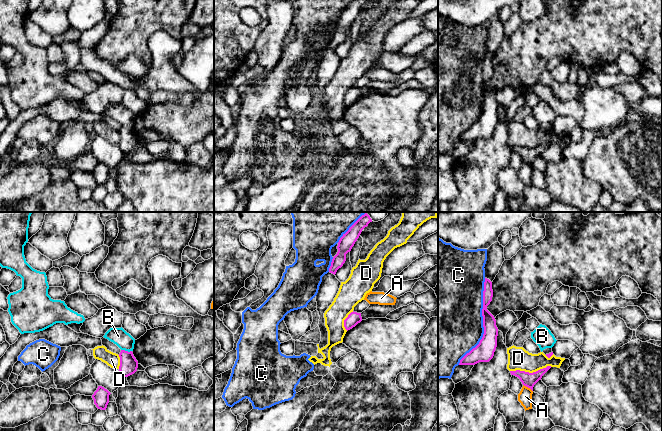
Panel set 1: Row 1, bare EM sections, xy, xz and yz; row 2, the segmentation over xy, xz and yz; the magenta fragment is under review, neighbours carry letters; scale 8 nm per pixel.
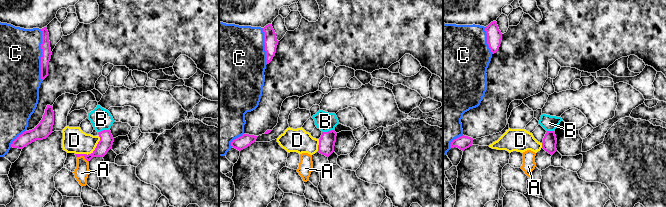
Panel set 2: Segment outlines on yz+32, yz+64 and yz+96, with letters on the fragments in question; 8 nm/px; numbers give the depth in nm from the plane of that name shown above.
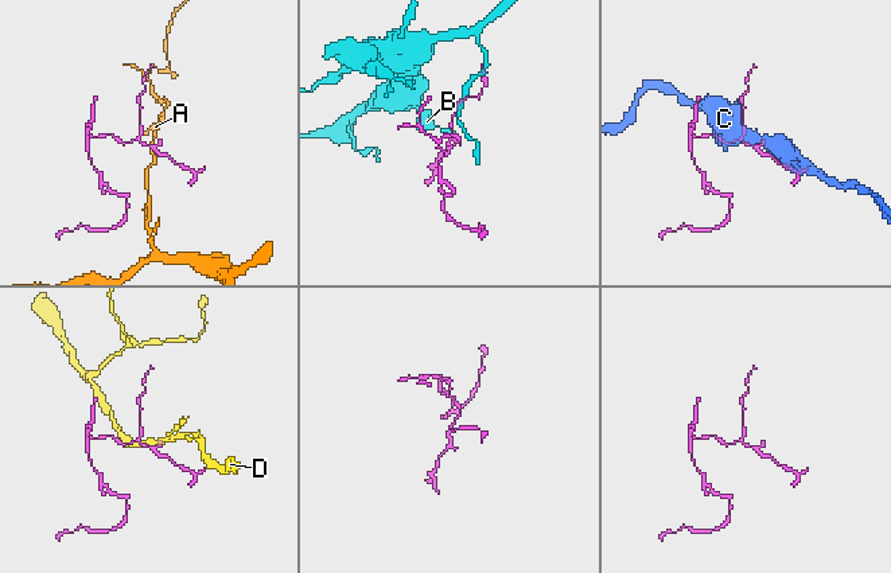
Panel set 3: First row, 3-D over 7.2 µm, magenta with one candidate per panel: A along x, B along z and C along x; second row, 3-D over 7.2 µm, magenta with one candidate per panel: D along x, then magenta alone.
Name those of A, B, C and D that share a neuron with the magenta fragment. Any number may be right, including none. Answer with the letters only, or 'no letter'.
no letter

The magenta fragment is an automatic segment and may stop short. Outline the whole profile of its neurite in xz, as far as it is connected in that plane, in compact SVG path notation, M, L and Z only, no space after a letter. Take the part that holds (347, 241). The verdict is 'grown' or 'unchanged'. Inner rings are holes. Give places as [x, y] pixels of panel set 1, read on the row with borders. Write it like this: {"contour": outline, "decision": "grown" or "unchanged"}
{"contour": "M365 213L349 228L345 234L343 234L338 242L338 252L333 257L329 268L330 273L335 275L337 270L343 266L346 261L346 254L351 251L362 230L367 227L370 222L372 222L372 219L367 213Z", "decision": "unchanged"}

